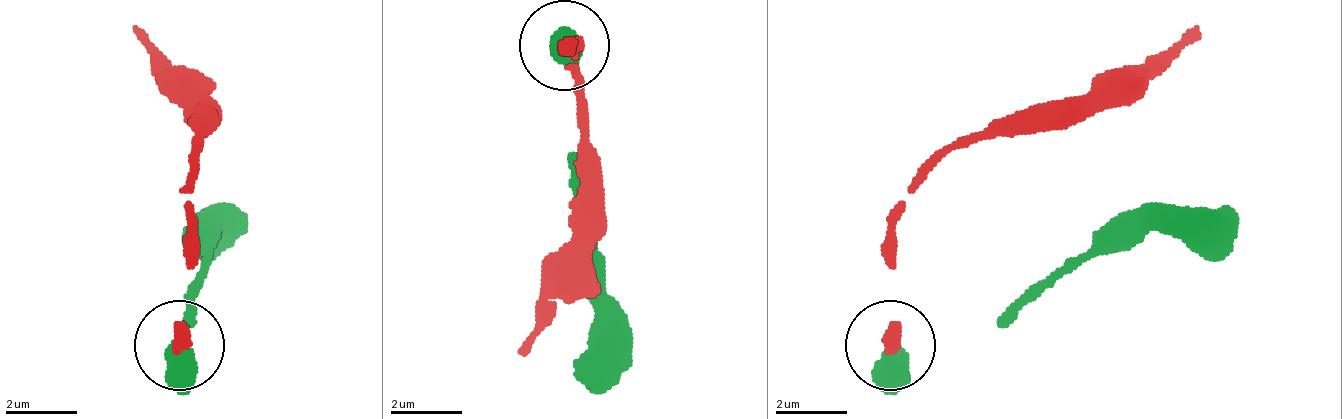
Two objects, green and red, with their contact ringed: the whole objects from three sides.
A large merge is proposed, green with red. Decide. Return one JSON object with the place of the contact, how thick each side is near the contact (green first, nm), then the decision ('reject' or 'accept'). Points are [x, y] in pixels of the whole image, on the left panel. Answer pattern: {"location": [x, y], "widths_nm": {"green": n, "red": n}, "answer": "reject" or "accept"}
{"location": [179, 345], "widths_nm": {"green": 650, "red": 360}, "answer": "accept"}

